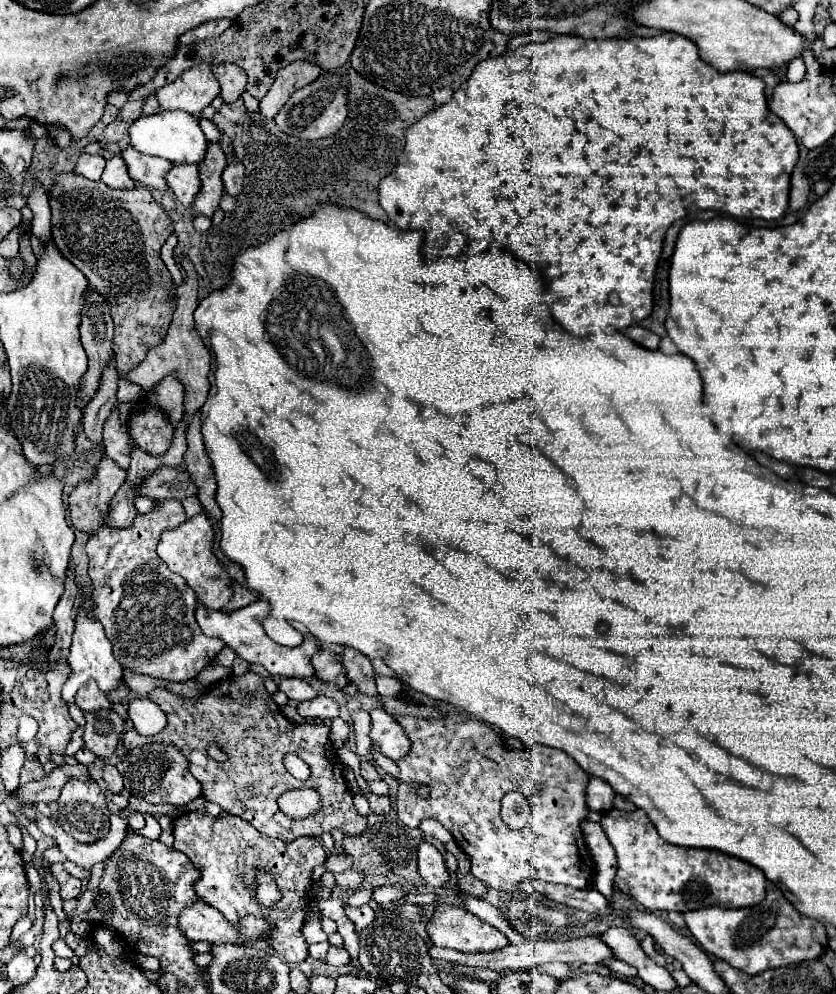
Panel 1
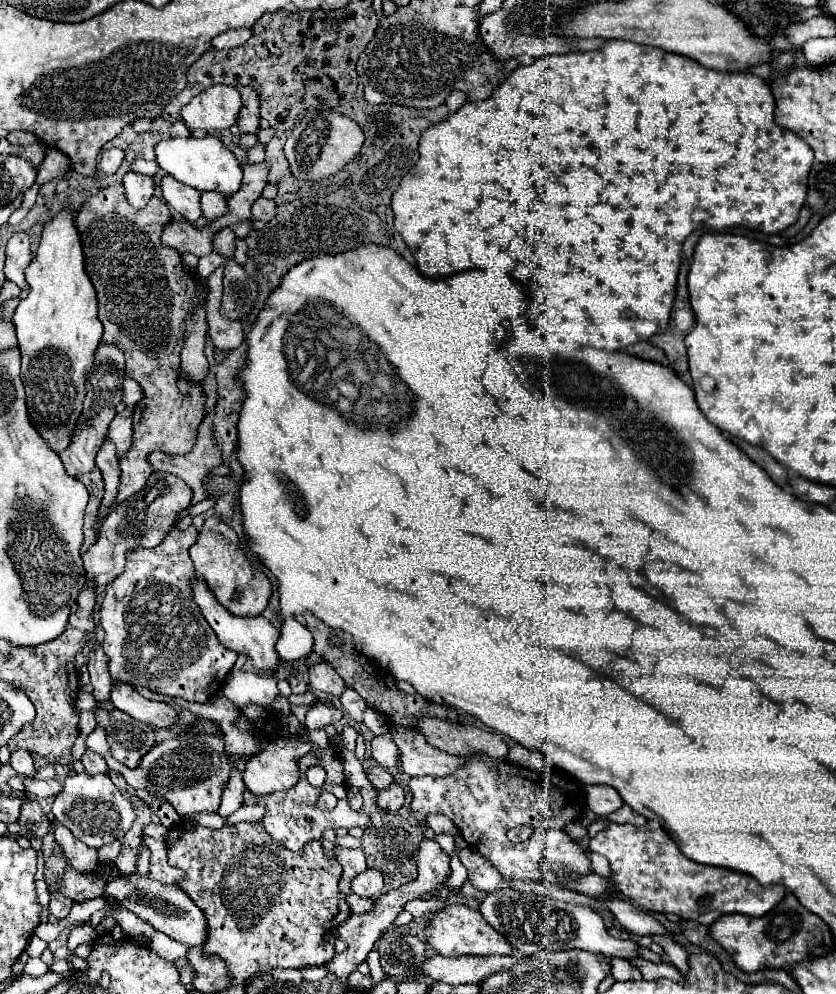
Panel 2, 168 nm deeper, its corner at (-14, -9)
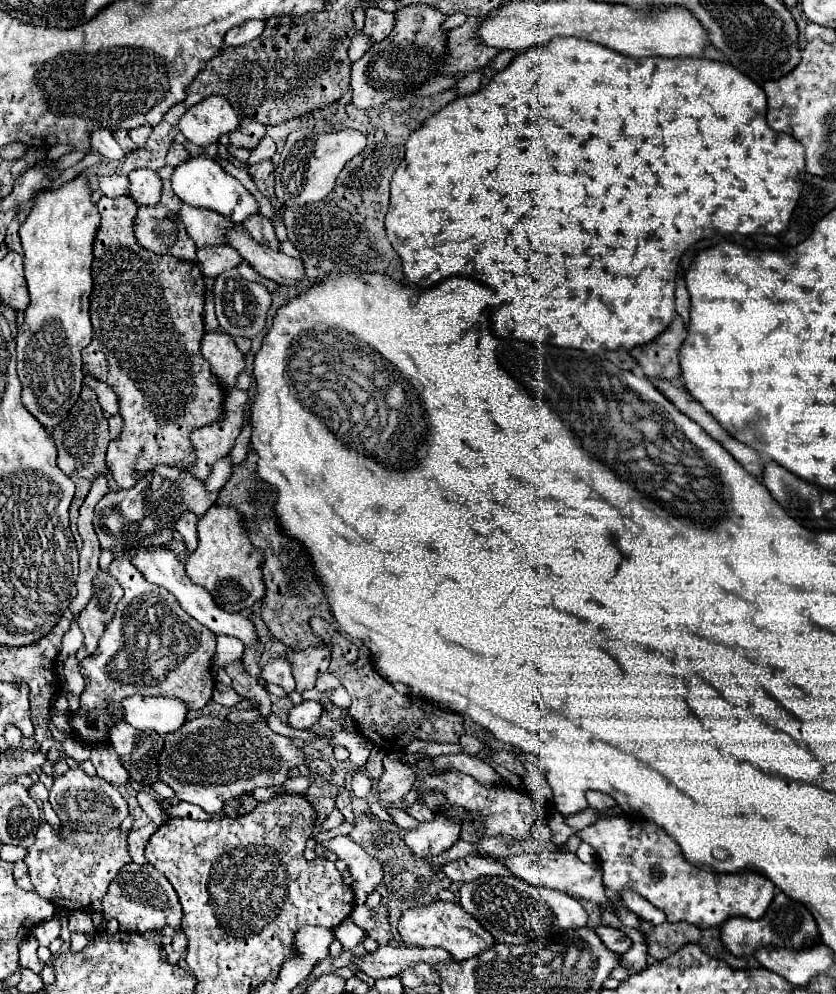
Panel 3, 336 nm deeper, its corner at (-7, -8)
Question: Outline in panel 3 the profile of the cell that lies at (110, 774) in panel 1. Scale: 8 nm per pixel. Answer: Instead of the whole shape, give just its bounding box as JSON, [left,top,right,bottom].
[91,744,129,786]

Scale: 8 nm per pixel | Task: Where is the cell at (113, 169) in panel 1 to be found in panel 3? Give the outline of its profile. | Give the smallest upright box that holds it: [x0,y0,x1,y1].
[129,170,161,204]

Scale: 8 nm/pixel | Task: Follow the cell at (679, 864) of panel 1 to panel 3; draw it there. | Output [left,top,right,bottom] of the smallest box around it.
[579,816,775,930]

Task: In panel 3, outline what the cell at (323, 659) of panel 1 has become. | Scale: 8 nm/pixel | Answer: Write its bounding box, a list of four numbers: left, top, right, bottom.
[289,646,331,692]

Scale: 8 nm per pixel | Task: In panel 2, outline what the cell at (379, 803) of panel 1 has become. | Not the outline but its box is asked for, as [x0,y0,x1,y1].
[378,783,404,813]

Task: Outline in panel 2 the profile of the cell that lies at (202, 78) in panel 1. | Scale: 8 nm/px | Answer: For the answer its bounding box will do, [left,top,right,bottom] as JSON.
[180,85,242,131]

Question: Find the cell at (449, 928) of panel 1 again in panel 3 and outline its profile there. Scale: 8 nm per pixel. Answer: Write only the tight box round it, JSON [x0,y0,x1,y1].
[397,902,495,960]

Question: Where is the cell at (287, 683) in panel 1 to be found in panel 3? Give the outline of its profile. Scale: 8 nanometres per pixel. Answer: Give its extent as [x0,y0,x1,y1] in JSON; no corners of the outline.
[261,658,295,694]

